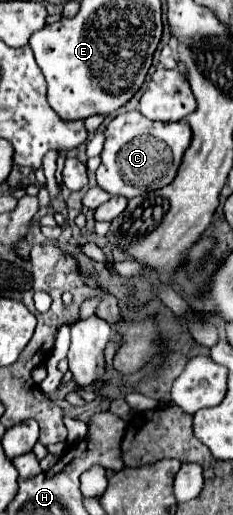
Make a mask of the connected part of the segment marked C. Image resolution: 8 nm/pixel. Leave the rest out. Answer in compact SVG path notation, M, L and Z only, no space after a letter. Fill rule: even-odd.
M140 111L120 113L116 119L108 123L104 135L106 143L100 153L102 163L96 171L98 185L110 195L124 195L124 197L136 197L146 191L168 185L174 179L182 155L192 139L192 131L186 121L176 121L176 123L150 121L142 117Z

